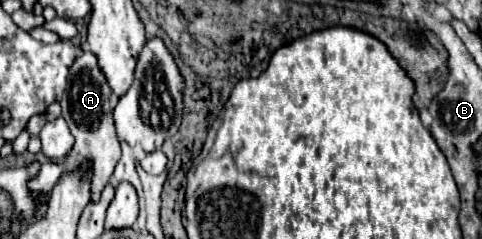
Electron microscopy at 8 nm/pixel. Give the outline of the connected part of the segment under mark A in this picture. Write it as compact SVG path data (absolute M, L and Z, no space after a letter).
M85 49L69 69L69 83L65 89L65 95L61 99L61 117L67 121L71 135L75 137L75 145L71 153L65 159L65 169L73 171L77 167L85 169L85 161L93 161L93 181L91 181L91 197L97 199L105 187L105 183L111 179L111 173L121 157L119 139L115 133L115 121L113 121L113 109L117 105L119 97L113 95L113 89L109 87L105 73L101 71L97 57Z

